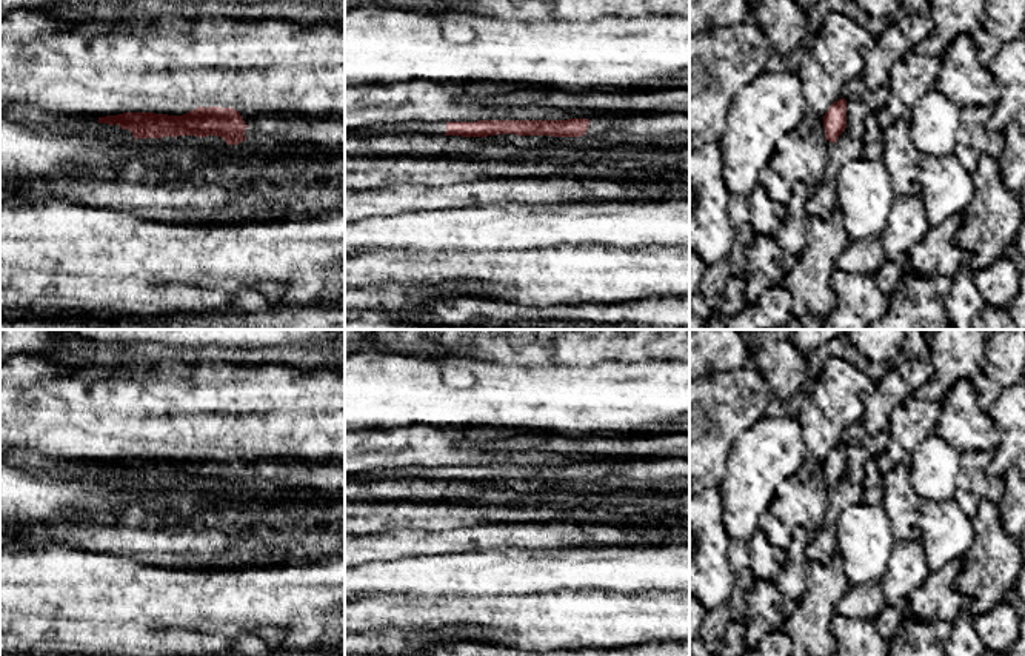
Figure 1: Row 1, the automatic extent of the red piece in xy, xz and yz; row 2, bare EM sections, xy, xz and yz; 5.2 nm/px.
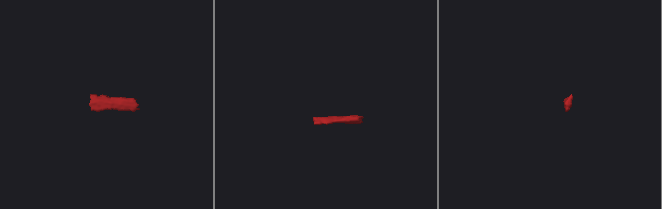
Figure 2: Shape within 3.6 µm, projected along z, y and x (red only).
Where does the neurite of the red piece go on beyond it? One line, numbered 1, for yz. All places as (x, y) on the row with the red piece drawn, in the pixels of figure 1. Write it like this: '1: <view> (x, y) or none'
1: none

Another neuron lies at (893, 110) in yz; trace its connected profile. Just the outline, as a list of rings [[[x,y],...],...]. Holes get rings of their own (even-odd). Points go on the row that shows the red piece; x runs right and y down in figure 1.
[[[914,51],[894,60],[890,69],[890,97],[876,112],[877,123],[883,129],[896,120],[910,120],[914,108],[934,86],[942,66],[942,59],[928,57]]]

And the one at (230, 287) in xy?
[[[205,280],[205,286],[220,288],[223,290],[229,297],[235,294],[235,291],[242,286],[242,280]]]

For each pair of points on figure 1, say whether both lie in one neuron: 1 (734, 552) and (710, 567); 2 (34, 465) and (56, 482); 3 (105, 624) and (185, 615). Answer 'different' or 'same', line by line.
1: different
2: different
3: same

